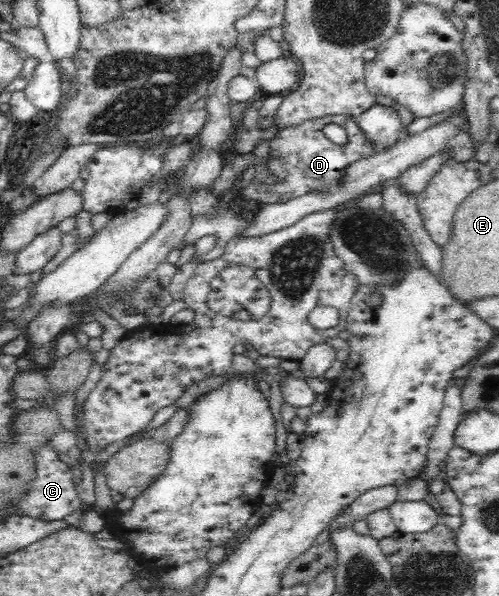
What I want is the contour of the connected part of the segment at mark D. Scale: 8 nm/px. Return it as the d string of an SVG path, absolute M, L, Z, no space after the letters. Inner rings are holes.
M327 115L317 119L307 119L297 126L288 126L275 132L268 141L270 153L267 157L267 172L275 175L273 183L263 183L252 179L248 186L241 190L243 199L257 199L261 203L284 202L306 193L332 190L343 177L349 165L373 157L385 150L377 150L361 130L357 119L346 115ZM330 123L345 129L347 141L343 145L336 145L325 136L323 128Z

